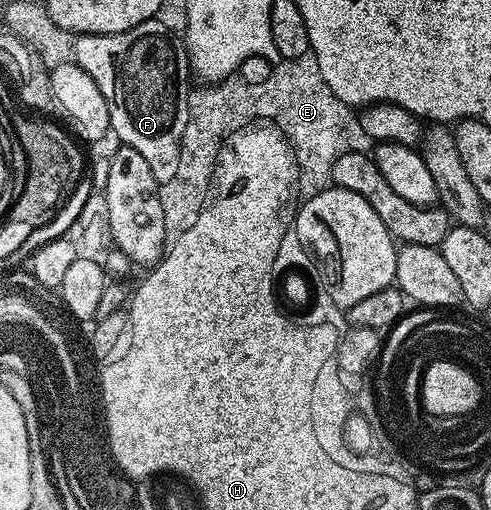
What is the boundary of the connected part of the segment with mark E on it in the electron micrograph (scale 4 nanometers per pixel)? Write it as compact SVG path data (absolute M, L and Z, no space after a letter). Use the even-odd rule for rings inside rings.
M308 54L280 65L272 71L265 84L246 84L238 78L228 78L210 86L199 86L203 88L192 87L188 91L189 122L183 124L185 134L181 142L179 174L159 186L161 210L168 233L189 230L195 212L202 204L208 173L215 171L215 163L219 161L221 146L229 134L241 130L241 126L250 124L252 120L271 120L287 135L297 162L302 163L302 191L312 196L323 191L328 168L341 158L341 154L367 152L372 147L369 134L361 130L356 109L341 102L341 98L329 90L325 78L321 78L315 56Z

